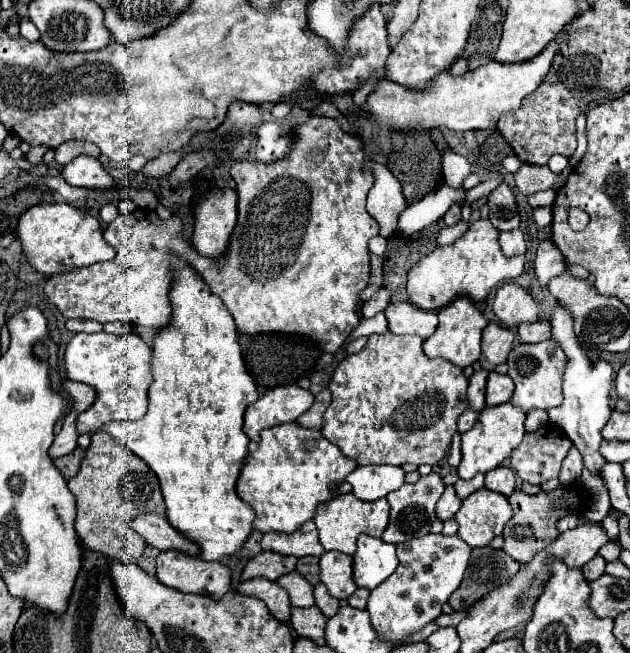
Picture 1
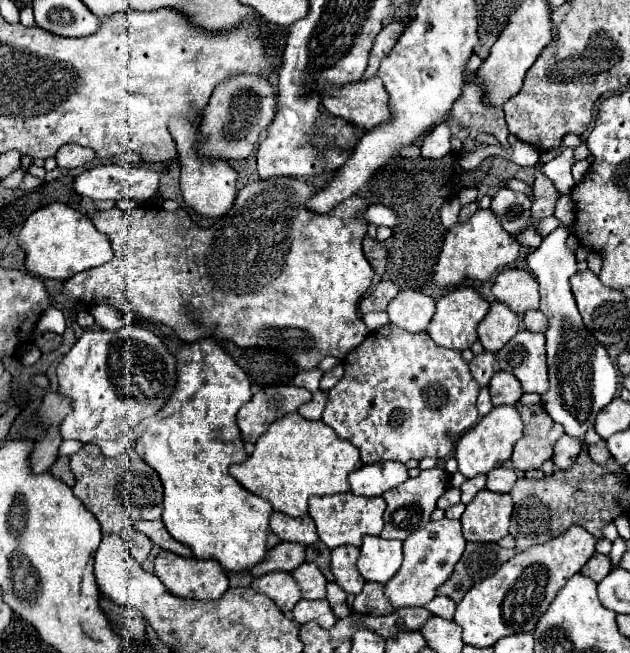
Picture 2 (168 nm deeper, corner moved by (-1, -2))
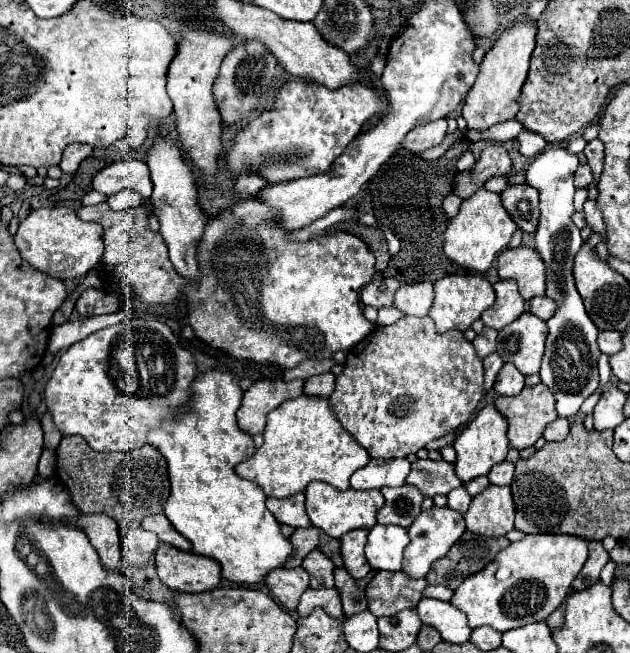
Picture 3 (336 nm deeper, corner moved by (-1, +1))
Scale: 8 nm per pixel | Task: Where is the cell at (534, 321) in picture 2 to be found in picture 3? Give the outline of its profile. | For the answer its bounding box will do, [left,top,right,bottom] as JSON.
[530,297,556,321]

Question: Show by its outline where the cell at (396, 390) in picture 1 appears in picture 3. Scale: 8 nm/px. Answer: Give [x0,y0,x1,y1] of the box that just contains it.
[330,315,484,459]

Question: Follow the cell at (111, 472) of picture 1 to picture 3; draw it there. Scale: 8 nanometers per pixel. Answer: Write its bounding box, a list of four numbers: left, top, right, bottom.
[56,437,170,567]

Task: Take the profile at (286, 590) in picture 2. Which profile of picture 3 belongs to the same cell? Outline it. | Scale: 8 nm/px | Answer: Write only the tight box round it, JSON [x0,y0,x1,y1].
[266,567,310,611]

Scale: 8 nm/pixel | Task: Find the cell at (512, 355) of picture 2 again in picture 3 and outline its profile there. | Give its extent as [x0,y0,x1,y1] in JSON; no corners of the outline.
[498,313,546,375]

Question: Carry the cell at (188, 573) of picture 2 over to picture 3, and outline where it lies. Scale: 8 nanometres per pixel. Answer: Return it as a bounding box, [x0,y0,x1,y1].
[156,543,222,593]

